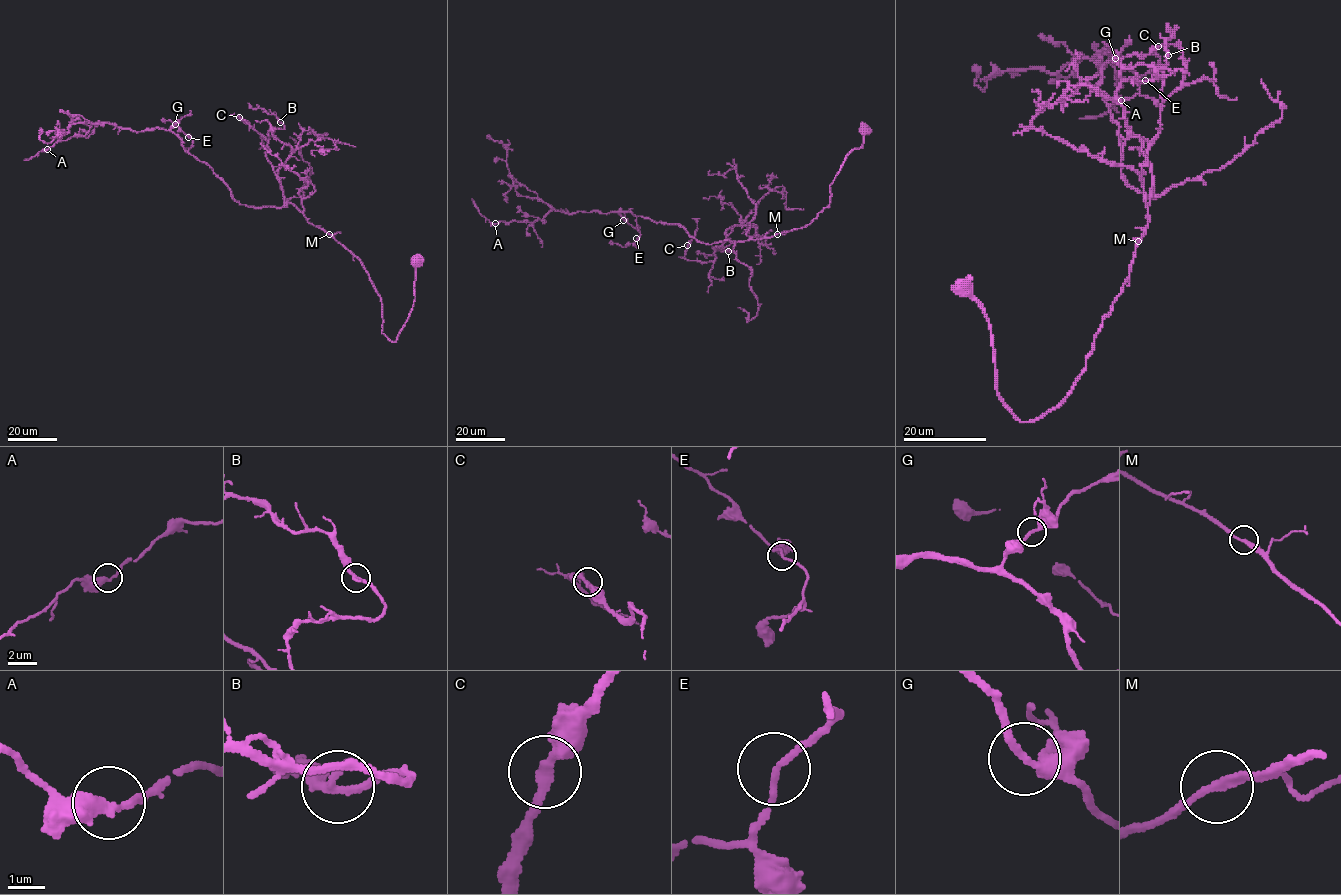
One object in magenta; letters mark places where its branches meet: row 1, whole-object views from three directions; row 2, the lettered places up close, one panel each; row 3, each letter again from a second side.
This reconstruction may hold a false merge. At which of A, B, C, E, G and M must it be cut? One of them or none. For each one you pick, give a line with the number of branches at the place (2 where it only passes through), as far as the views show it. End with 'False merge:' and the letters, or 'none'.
False merge: none

